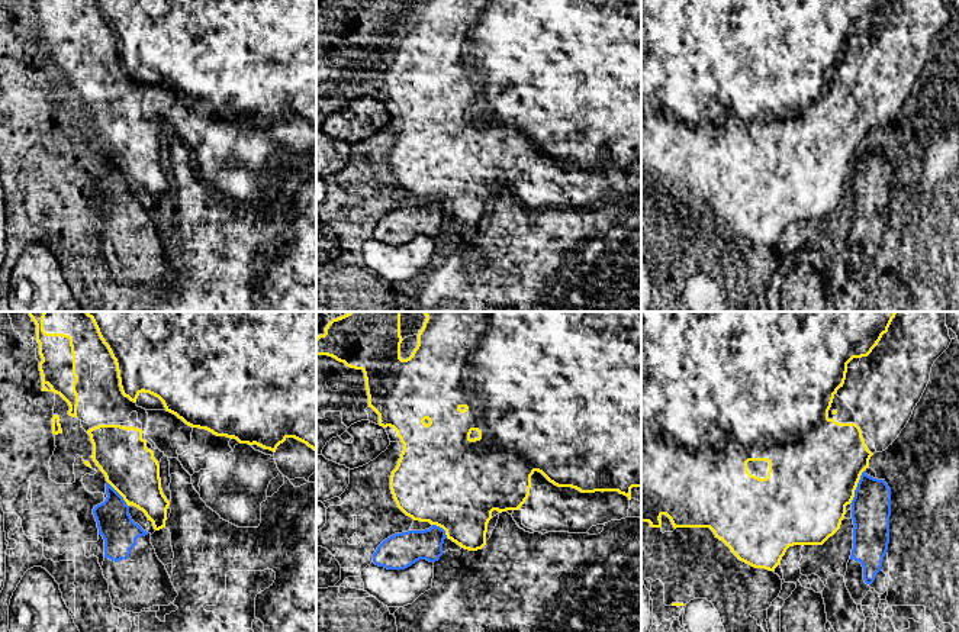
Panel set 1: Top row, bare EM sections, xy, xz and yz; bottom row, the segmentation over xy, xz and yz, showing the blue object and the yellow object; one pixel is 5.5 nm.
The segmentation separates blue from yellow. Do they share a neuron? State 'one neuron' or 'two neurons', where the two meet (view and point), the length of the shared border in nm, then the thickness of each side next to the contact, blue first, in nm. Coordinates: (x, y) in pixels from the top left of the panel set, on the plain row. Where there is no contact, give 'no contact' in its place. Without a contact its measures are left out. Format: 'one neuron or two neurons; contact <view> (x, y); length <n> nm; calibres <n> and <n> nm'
two neurons; contact yz (856, 163); length 200 nm; calibres 220 and 500 nm

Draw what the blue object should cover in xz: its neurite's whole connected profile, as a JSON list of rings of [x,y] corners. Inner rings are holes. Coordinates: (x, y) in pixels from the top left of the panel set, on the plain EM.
[[[432,200],[425,206],[408,206],[384,215],[373,229],[373,238],[387,245],[405,245],[419,235],[435,238],[443,230],[445,206]]]

